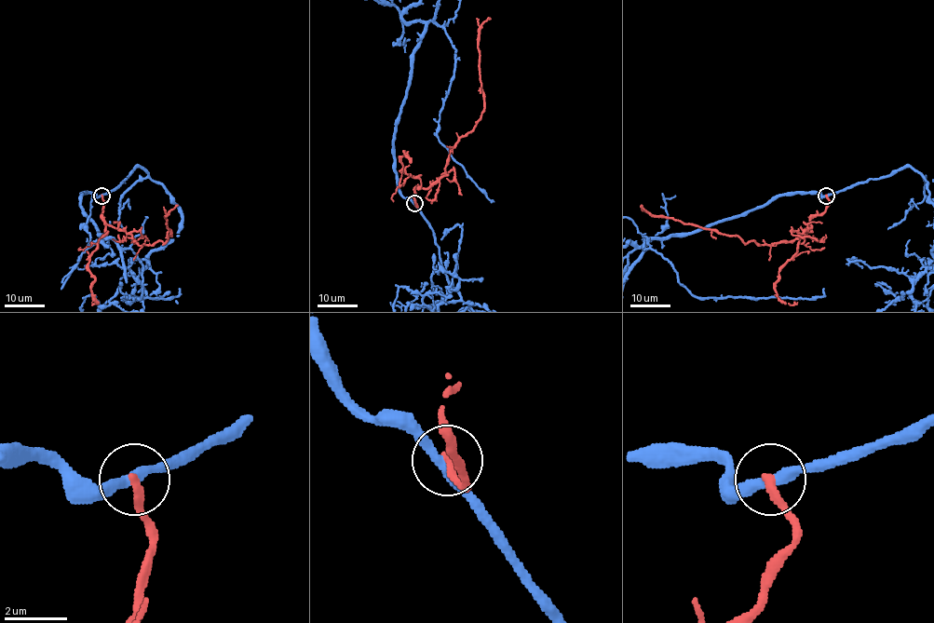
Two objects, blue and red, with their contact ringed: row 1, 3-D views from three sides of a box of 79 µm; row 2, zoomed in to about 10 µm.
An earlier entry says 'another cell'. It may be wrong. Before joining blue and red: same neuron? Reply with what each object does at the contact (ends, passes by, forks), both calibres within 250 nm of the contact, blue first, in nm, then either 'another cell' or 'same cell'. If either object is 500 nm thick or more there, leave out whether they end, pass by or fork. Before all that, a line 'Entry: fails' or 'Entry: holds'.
Entry: holds
blue passes by | red ends | 320/280 nm | another cell

